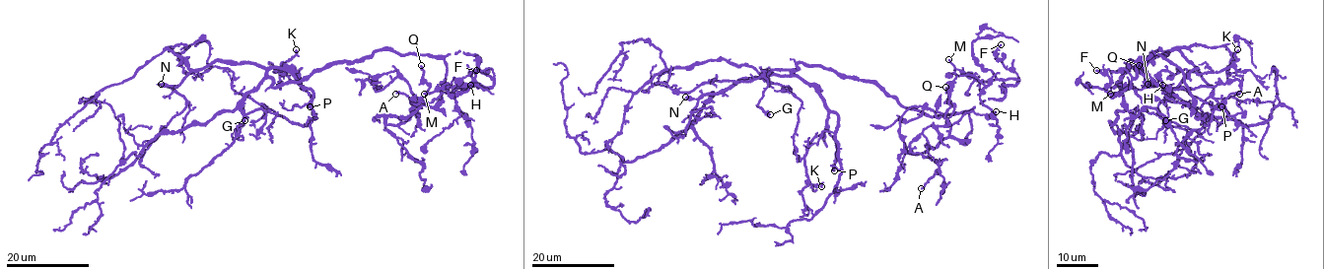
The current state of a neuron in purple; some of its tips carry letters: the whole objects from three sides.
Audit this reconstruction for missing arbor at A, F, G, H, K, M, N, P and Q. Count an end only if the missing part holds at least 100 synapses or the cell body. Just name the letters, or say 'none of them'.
P

